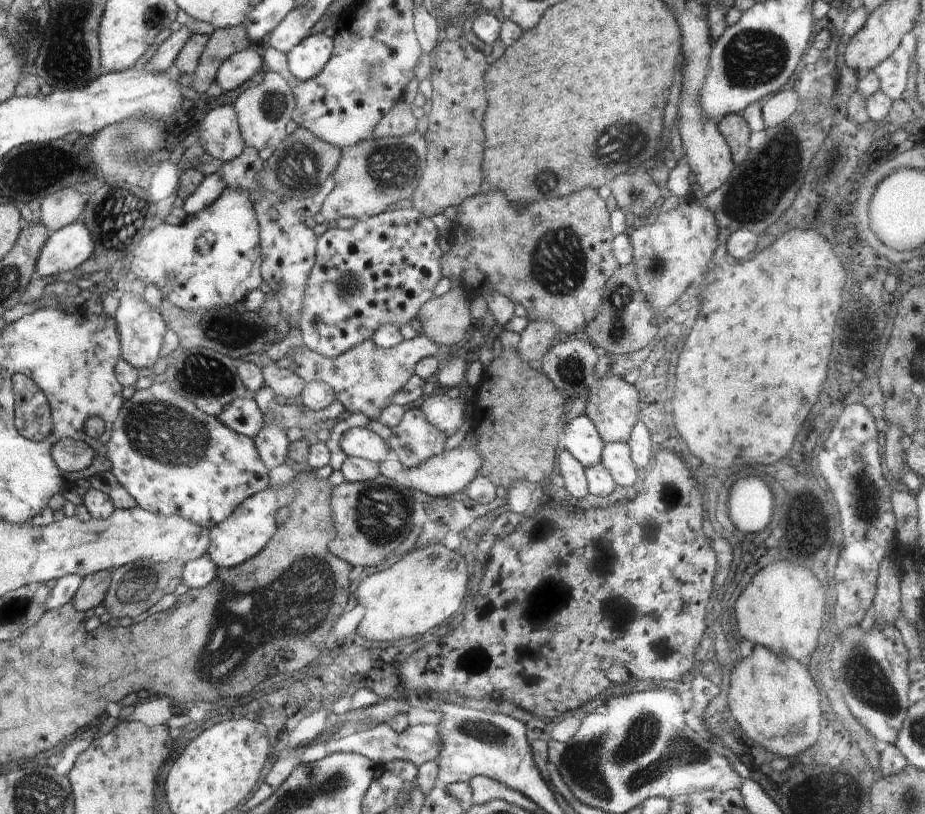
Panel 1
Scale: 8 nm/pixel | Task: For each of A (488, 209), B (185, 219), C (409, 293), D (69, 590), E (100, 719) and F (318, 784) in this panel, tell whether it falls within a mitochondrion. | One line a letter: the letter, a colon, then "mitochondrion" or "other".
A: other
B: other
C: other
D: other
E: other
F: mitochondrion

